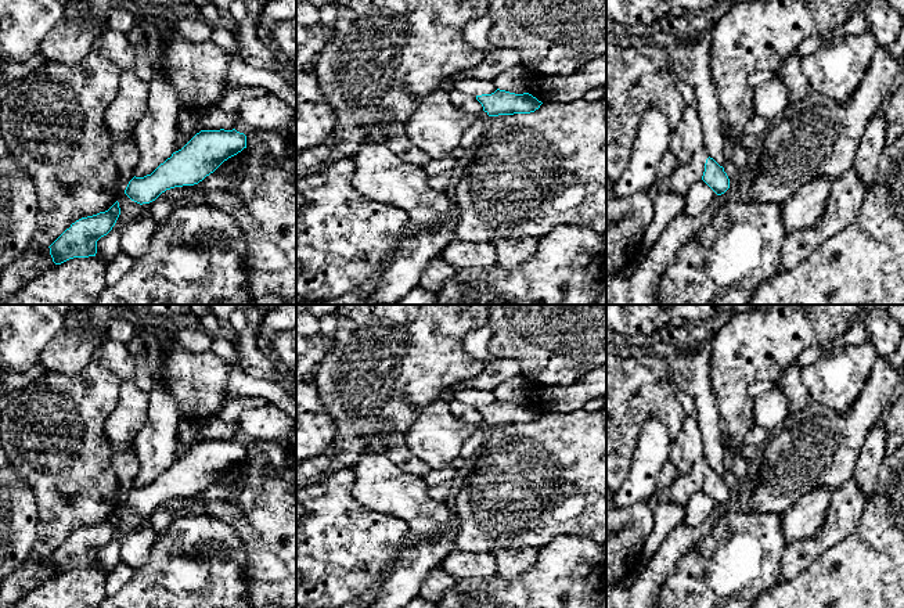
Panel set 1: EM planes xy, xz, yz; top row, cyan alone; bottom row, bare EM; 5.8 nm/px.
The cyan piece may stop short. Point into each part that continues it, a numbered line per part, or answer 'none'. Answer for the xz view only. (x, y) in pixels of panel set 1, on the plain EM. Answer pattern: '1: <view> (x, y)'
1: xz (461, 412)

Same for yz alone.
1: yz (691, 373)

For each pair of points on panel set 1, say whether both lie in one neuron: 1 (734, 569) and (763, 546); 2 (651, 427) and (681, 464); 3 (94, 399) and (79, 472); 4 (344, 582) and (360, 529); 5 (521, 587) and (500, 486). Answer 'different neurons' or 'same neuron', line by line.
1: same neuron
2: different neurons
3: same neuron
4: same neuron
5: different neurons

